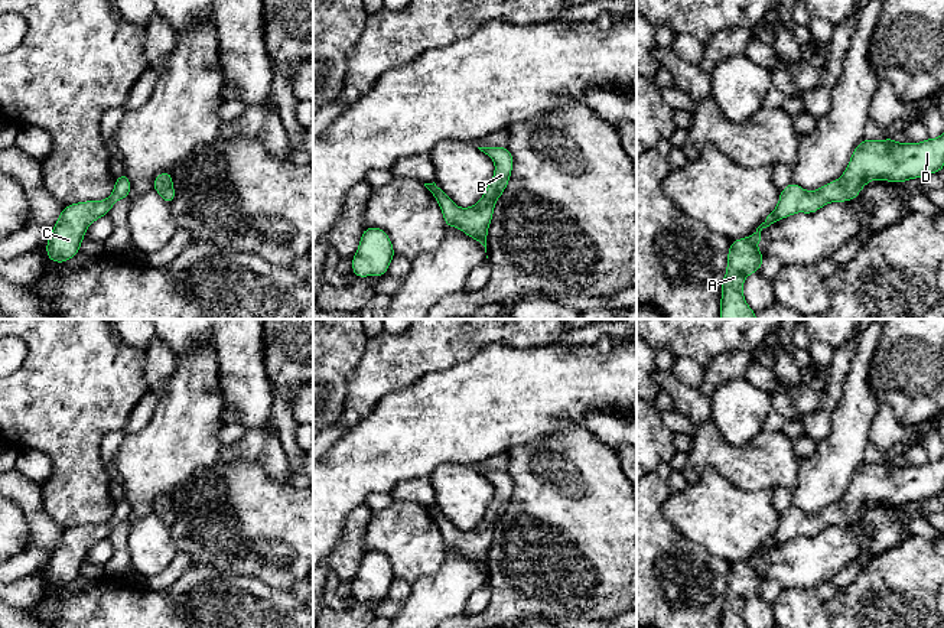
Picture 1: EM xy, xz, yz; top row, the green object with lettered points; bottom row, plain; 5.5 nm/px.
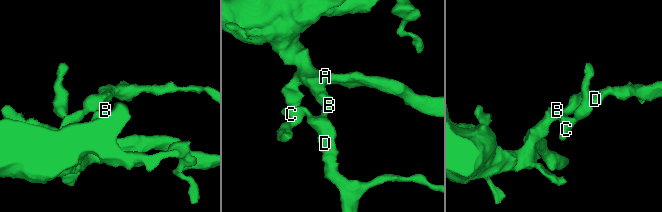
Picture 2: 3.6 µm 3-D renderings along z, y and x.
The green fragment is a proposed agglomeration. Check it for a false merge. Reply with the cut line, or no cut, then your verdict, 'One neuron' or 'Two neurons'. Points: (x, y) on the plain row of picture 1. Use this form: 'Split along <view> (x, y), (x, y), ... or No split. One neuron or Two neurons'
No split. One neuron

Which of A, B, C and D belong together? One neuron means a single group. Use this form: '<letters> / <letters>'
A B C D

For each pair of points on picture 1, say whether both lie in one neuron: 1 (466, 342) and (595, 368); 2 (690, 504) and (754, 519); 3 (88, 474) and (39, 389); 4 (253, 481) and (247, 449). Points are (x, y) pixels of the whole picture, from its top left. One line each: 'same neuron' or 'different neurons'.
1: different neurons
2: same neuron
3: same neuron
4: different neurons

